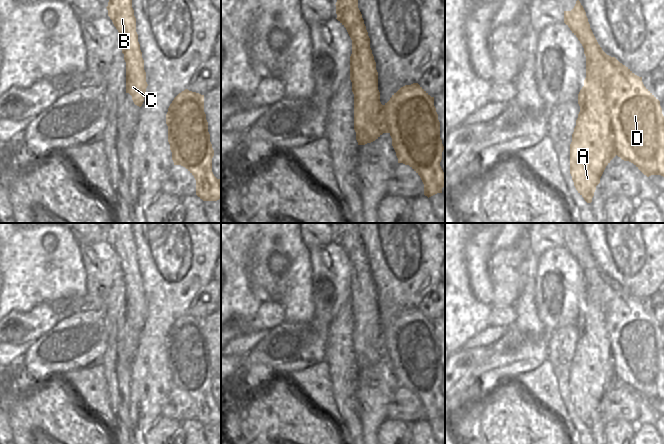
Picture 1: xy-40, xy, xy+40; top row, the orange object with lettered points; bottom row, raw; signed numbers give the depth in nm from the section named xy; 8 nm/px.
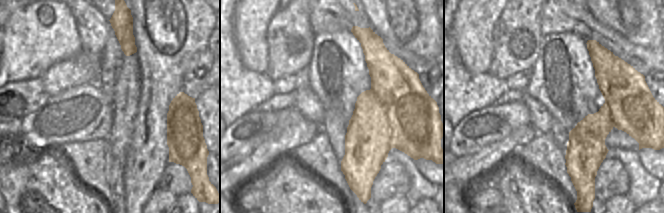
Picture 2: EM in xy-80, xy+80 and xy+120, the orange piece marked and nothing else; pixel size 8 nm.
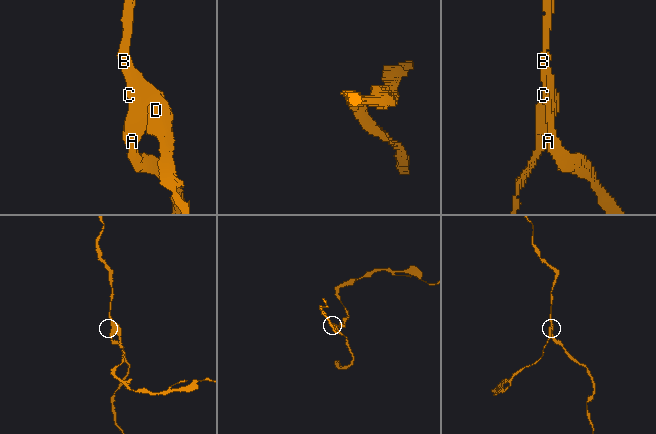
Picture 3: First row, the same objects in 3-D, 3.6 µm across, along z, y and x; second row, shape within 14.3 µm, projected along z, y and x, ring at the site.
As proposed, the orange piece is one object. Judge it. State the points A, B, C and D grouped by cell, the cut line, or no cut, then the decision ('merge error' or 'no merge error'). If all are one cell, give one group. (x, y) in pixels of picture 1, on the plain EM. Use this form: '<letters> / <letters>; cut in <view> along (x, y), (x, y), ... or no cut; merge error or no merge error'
A B C / D; cut in xy+40 along (618, 285), (631, 311), (616, 314), (609, 326), (615, 378); merge error

